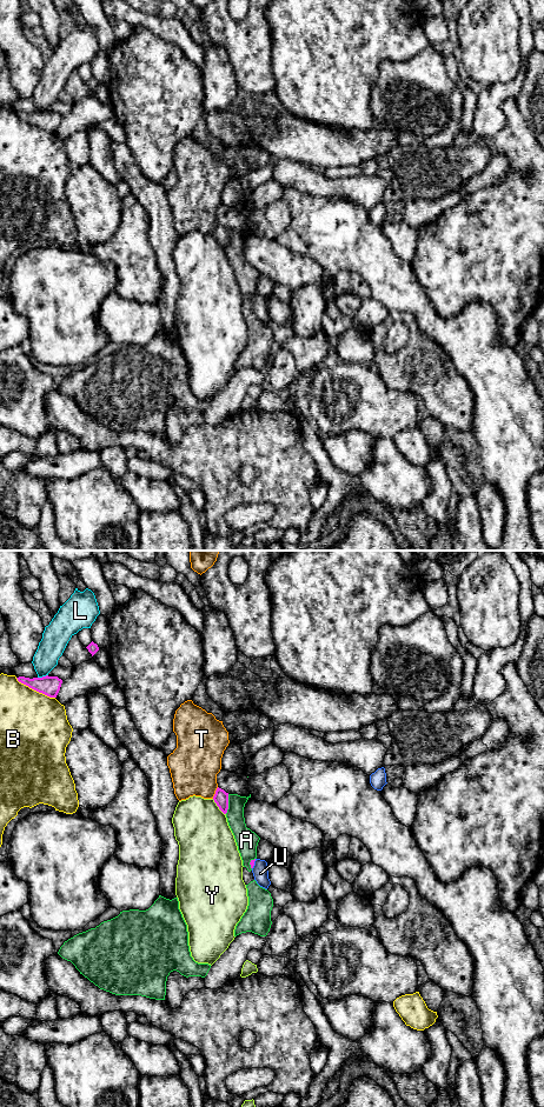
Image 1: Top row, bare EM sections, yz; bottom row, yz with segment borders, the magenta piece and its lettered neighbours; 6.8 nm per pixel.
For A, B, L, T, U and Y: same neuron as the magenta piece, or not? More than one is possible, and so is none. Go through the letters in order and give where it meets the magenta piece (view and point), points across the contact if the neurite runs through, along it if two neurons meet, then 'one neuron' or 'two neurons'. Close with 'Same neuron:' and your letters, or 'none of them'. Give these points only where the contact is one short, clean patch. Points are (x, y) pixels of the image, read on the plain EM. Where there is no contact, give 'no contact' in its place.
A: yz (227, 239) | two neurons
B: yz (35, 125) | two neurons
L: yz (42, 112) | two neurons
T: yz (216, 228) | two neurons
U: yz (253, 299) | across yz (252, 297), (253, 299), (260, 308) | one neuron
Y: yz (218, 241) | two neurons
Same neuron: U

